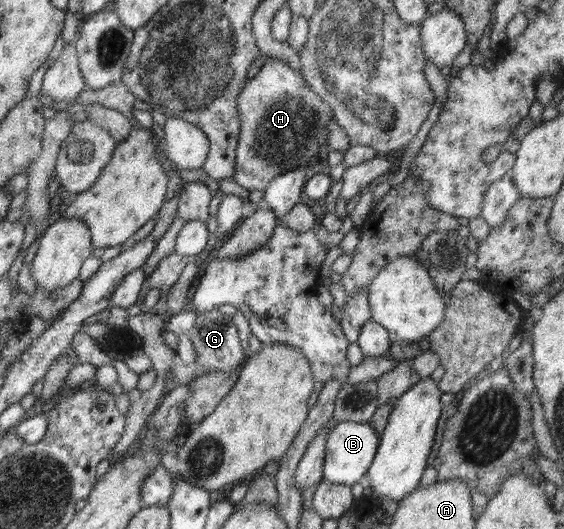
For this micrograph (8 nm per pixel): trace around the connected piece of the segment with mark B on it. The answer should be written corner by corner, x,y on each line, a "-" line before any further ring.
351,421
338,422
327,435
324,471
322,478
329,482
352,486
364,482
365,476
374,459
380,438
368,423

